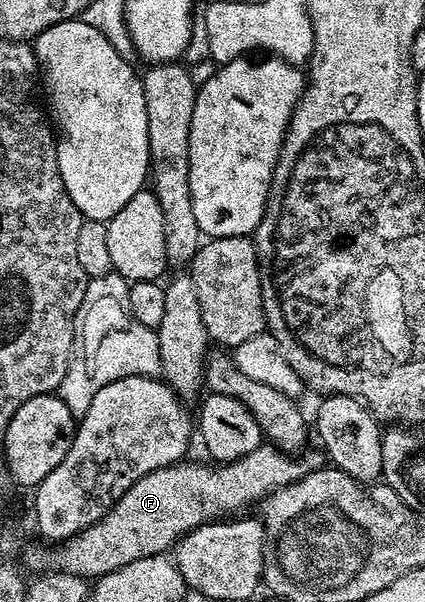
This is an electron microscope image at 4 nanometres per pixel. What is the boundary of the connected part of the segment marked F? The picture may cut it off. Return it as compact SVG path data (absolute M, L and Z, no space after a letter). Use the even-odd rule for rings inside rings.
M262 445L233 463L210 465L208 462L182 461L155 469L135 481L135 485L131 485L131 489L127 489L127 493L123 493L123 497L119 497L116 505L102 519L95 521L95 525L54 546L57 547L54 551L26 546L24 570L32 573L62 571L86 581L96 581L123 565L131 565L131 561L166 554L196 527L224 520L240 512L237 511L240 507L260 504L275 489L299 481L308 471L318 471L323 466L322 452L309 450L302 450L298 457L272 445Z

